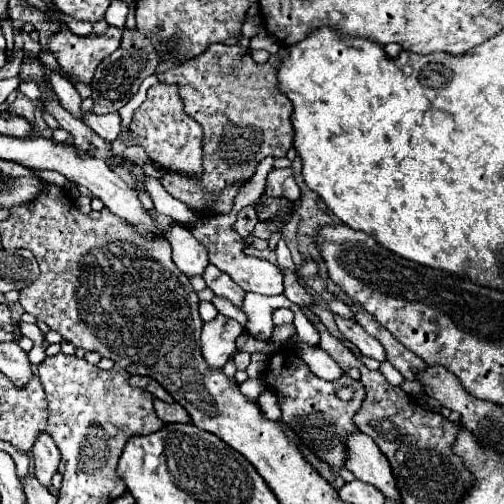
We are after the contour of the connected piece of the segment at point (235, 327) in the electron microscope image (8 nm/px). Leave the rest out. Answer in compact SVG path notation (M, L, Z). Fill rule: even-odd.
M217 315L213 321L205 323L201 333L201 351L207 367L223 369L227 357L235 351L235 339L241 333L243 325L225 315Z

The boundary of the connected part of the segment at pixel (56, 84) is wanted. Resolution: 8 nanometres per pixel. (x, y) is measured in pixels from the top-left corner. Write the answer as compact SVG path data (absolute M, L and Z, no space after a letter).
M51 71L49 73L49 85L53 87L53 91L57 93L61 105L73 113L73 117L81 117L81 95L77 93L77 89L73 87L73 83L69 83L59 71Z

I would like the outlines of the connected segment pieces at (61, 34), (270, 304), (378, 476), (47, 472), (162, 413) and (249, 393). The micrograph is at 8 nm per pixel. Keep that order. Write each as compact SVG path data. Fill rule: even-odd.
M109 25L103 35L75 35L71 29L63 27L53 31L47 39L51 53L57 57L63 73L73 79L91 85L95 69L121 45L121 29Z
M247 293L243 299L243 305L241 305L243 313L247 315L245 331L261 341L267 341L273 331L273 321L271 321L273 311L287 303L289 303L289 299L285 295L263 297L257 293Z
M357 431L347 437L347 469L363 483L379 489L387 499L401 501L387 457L365 433Z
M41 431L41 433L37 433L37 439L35 439L31 451L33 451L33 459L35 459L35 477L39 479L41 485L49 487L51 477L59 465L59 449L57 449L55 441L49 437L49 433Z
M153 399L153 407L157 417L163 419L163 423L191 423L189 413L179 403L163 403Z
M255 377L255 379L247 379L245 383L241 383L241 385L239 385L239 389L241 389L241 393L243 393L245 397L257 399L257 397L265 391L265 385L263 385L261 377Z

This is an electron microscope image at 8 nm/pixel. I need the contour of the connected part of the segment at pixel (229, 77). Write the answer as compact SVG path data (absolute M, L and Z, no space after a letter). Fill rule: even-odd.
M211 45L205 53L199 57L185 61L177 69L169 69L159 75L159 81L163 83L177 83L179 93L185 101L185 111L203 127L205 141L203 141L203 179L187 179L173 173L167 173L161 183L163 187L179 201L187 203L189 209L201 211L207 207L205 191L219 191L229 183L251 179L255 173L257 163L267 157L283 157L293 147L293 125L291 125L291 113L293 105L289 97L279 89L277 71L271 63L259 65L251 59L251 53L239 45Z

